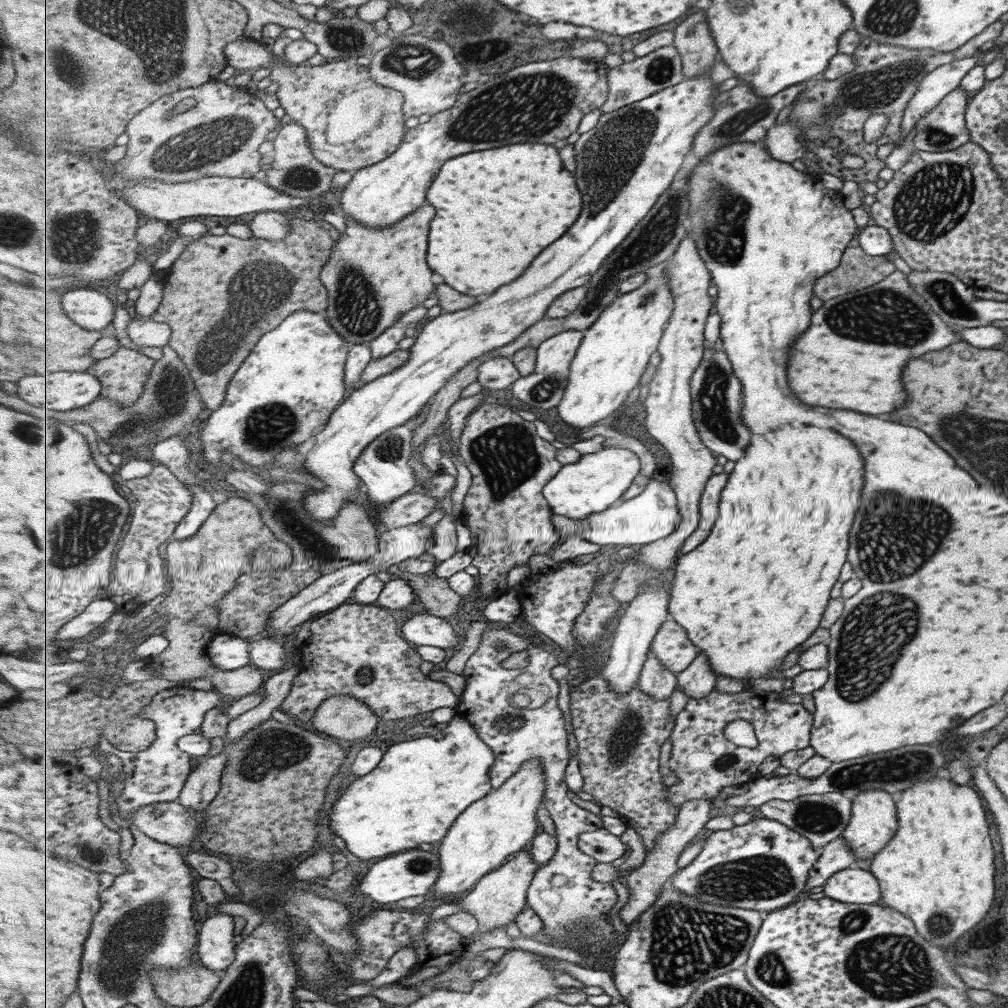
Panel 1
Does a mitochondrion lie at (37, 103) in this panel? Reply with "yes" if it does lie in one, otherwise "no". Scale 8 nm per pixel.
no

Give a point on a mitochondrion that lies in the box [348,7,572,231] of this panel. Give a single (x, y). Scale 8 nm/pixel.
(413, 60)

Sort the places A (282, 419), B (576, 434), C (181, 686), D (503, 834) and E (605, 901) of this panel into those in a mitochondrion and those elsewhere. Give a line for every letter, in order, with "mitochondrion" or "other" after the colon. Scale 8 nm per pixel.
A: mitochondrion
B: other
C: other
D: other
E: other

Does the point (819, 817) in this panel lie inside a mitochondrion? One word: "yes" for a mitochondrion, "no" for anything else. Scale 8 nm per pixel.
yes

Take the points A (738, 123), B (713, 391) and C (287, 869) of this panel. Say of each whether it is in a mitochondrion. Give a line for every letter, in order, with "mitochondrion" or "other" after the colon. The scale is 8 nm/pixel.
A: mitochondrion
B: mitochondrion
C: other

